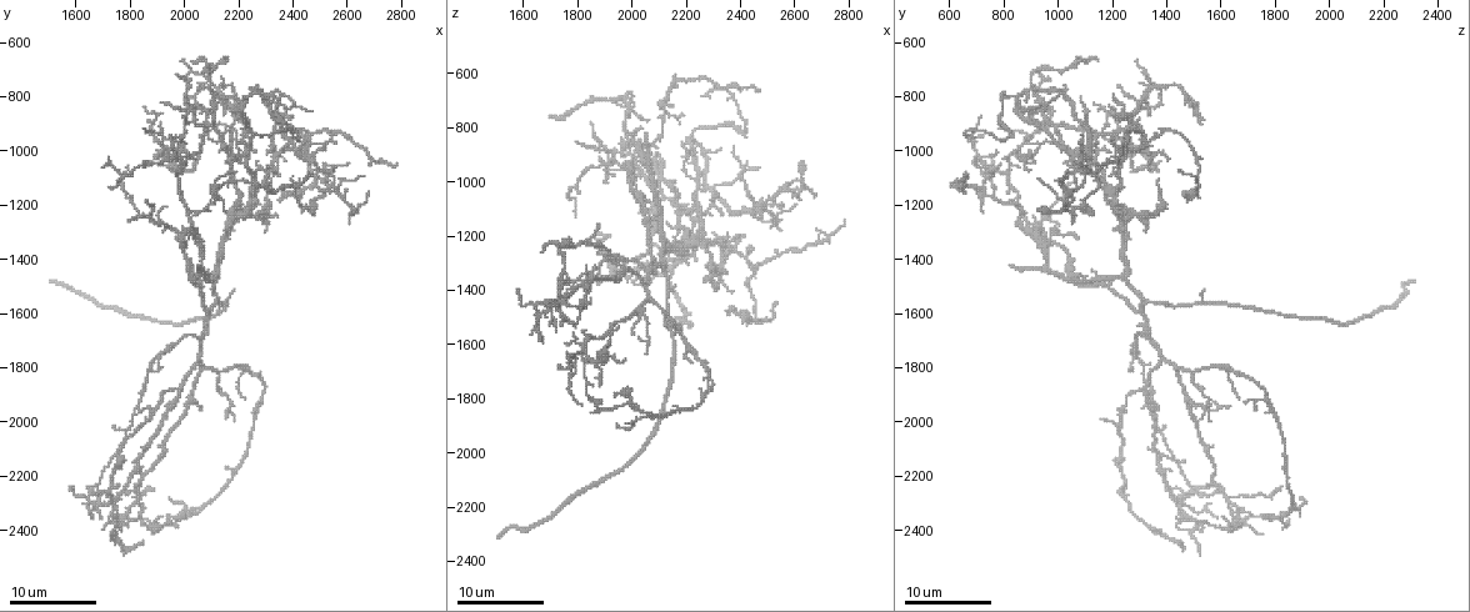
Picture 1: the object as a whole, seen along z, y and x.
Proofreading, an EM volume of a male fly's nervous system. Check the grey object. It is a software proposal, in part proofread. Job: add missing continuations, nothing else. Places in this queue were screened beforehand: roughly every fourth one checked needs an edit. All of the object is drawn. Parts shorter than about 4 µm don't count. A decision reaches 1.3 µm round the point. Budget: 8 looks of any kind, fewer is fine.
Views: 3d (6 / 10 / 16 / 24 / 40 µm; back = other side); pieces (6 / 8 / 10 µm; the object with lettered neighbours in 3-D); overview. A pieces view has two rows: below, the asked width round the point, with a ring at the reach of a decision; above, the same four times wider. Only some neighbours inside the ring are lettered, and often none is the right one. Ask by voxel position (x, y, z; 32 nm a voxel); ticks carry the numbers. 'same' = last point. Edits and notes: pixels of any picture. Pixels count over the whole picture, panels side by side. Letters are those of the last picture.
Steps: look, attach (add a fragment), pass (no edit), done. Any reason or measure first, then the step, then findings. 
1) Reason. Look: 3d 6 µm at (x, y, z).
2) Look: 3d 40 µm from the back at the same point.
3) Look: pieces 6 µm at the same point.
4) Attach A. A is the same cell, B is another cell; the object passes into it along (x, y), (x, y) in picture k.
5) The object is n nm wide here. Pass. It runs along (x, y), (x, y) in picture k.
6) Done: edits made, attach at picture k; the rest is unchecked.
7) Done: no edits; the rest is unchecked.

Free end. Look: pieces 6 µm at (2050, 1430, 820).

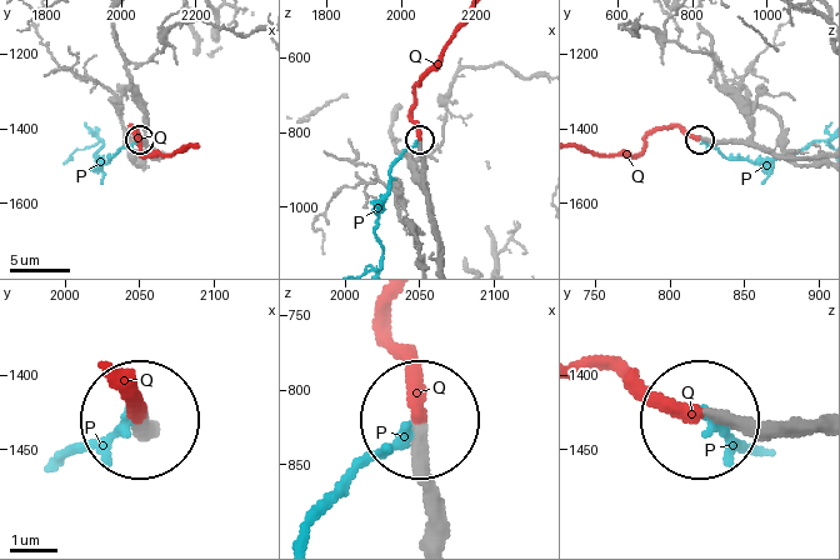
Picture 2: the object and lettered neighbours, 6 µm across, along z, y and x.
Attach Q. Q is the same cell, P is another cell; the object passes into it along (731, 143), (658, 128), (634, 154), (580, 150) in picture 2; the cell continues.

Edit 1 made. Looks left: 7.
Look: overview.

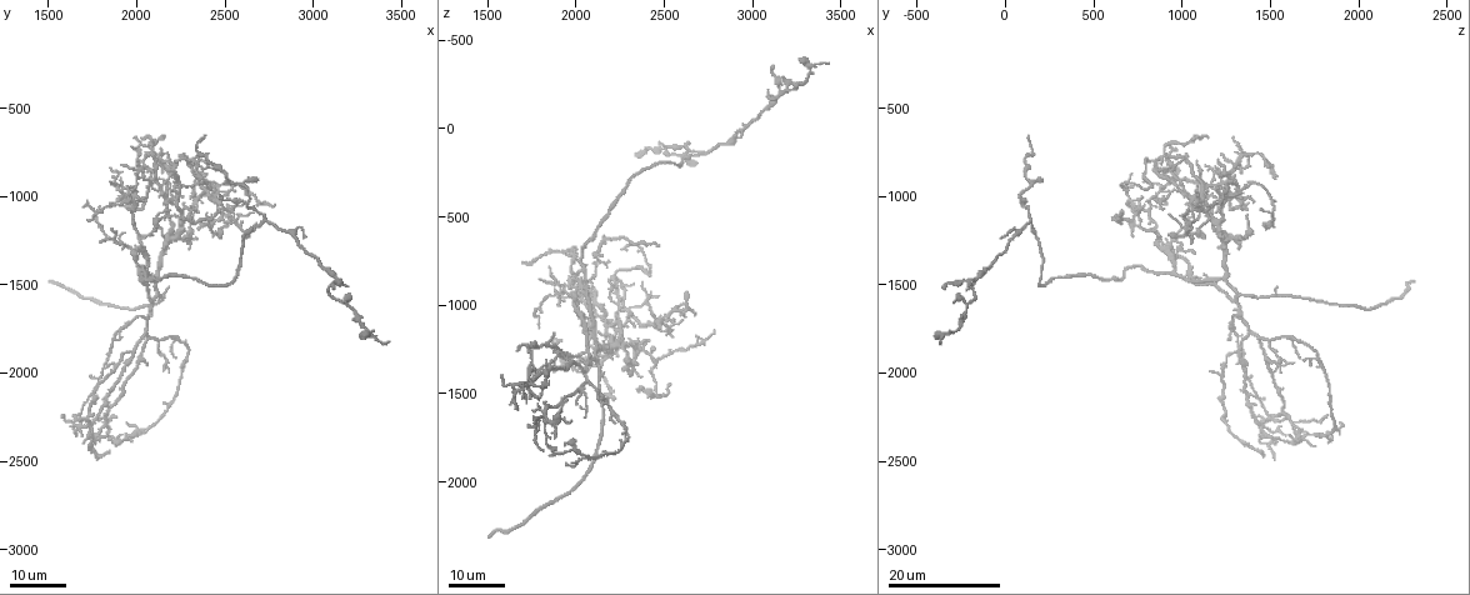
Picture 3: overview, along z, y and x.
Branch stops here. Look: 3d 16 µm at (1580, 2260, 1380).

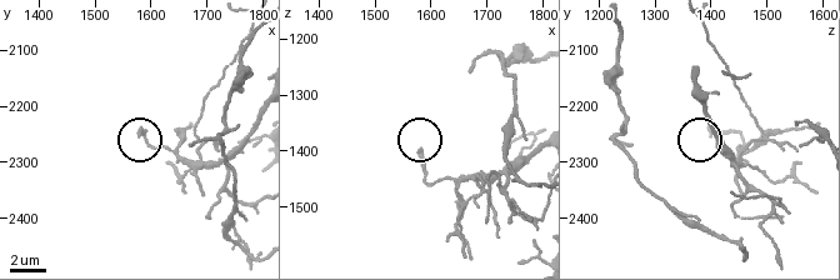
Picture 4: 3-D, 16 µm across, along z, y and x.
Look: pieces 10 µm at (1580, 2245, 1405).

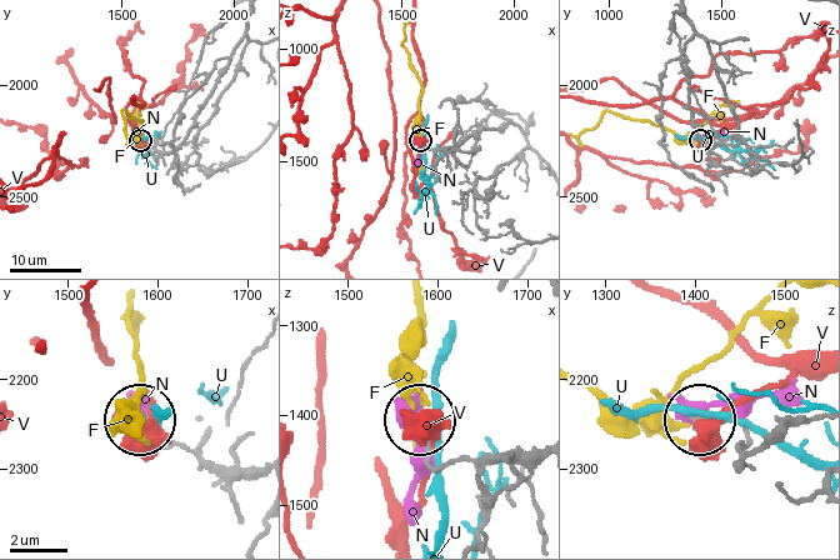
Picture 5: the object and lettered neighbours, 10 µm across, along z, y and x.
Pass. F, N, U and V are other cells; no lettered fragment goes on from it.

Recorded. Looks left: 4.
Branch stops here. Look: pieces 10 µm at (1850, 2360, 1850).

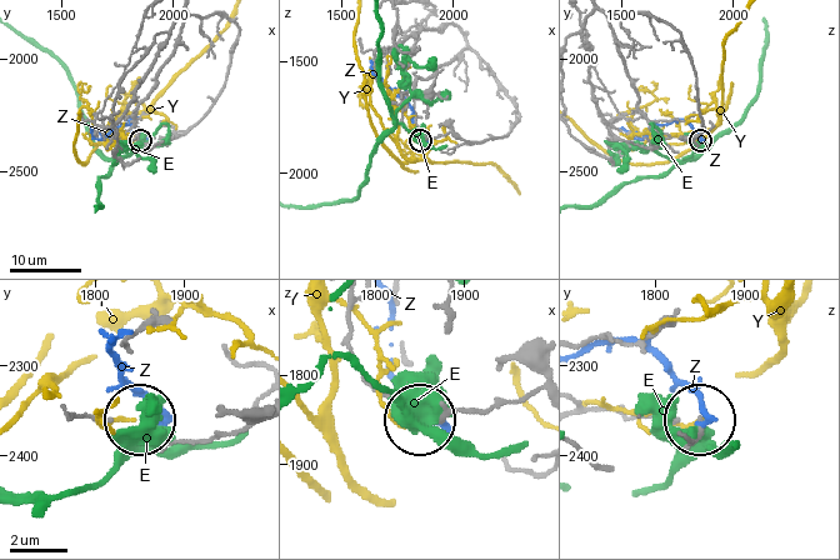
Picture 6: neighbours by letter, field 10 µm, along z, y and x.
The object is 170 nm wide here. Pass. E, Y and Z are other cells; no lettered fragment goes on from it.

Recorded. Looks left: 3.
End of a long branch. Look: 3d 10 µm at (1500, 1480, 2300).

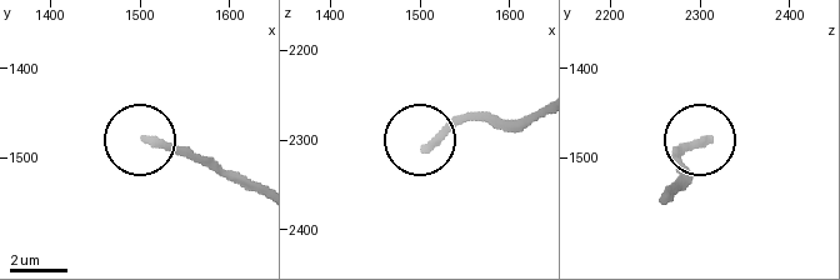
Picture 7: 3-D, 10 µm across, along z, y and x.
Look: pieces 8 µm at (1505, 1475, 2310).

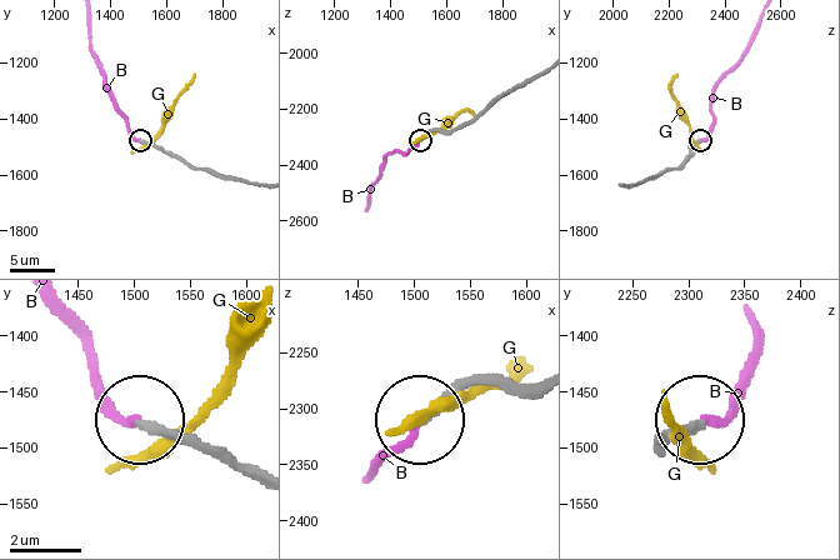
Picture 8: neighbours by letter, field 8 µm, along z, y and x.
Attach B. B is the same cell, G is another cell; the cell continues.

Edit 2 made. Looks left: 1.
Done: edits made, attach at picture 2, attach at picture 8; the rest is unchecked.

